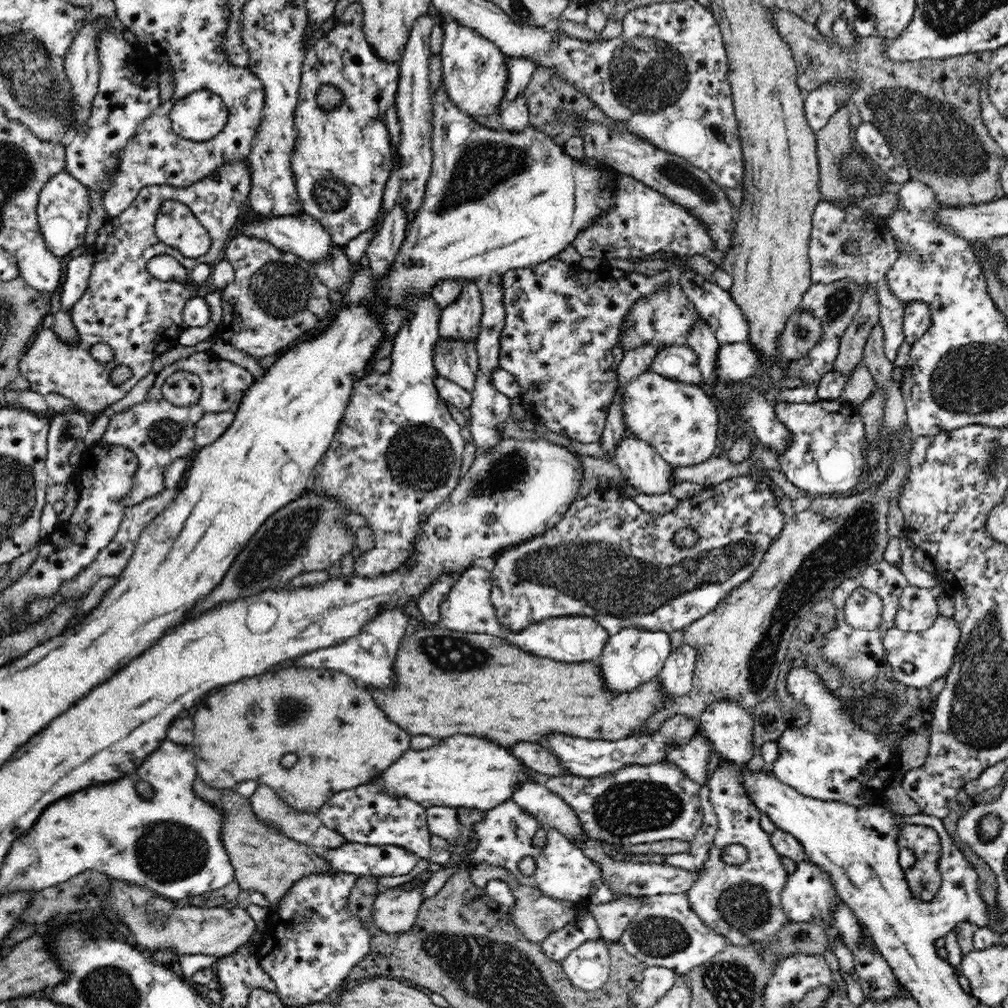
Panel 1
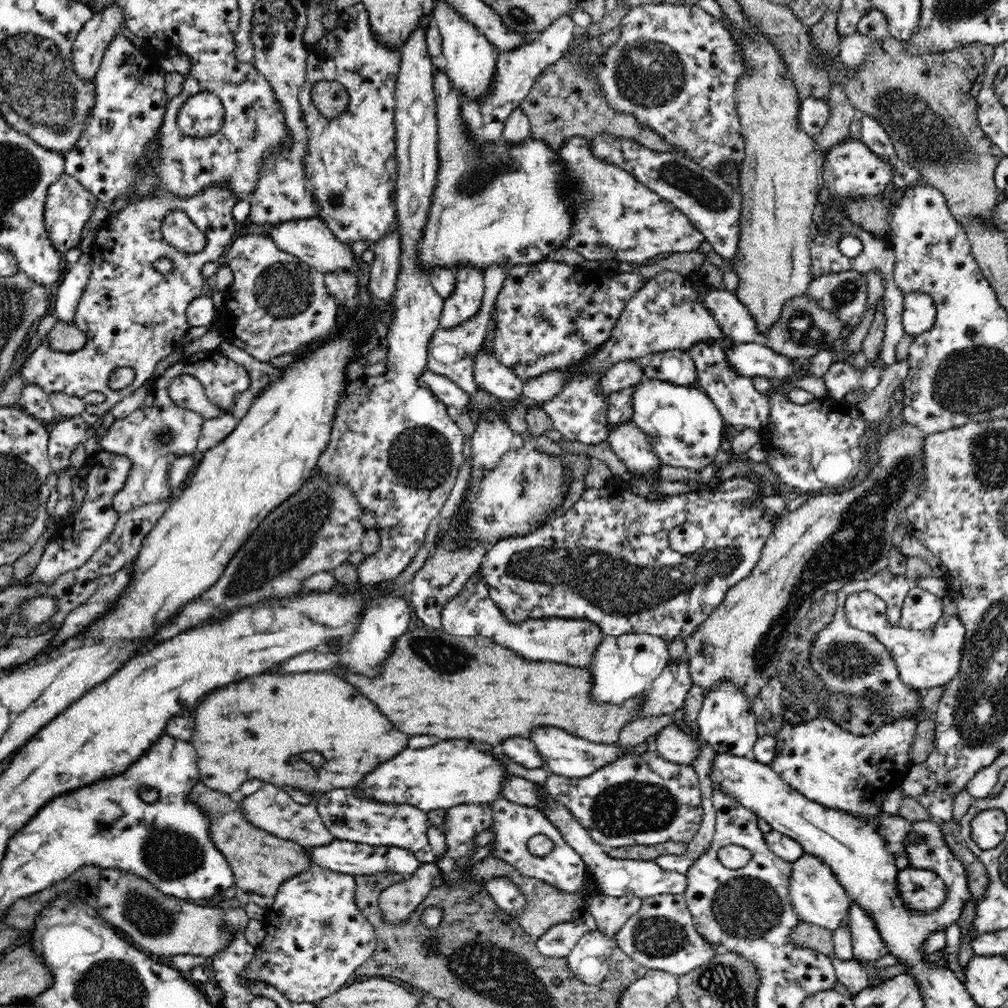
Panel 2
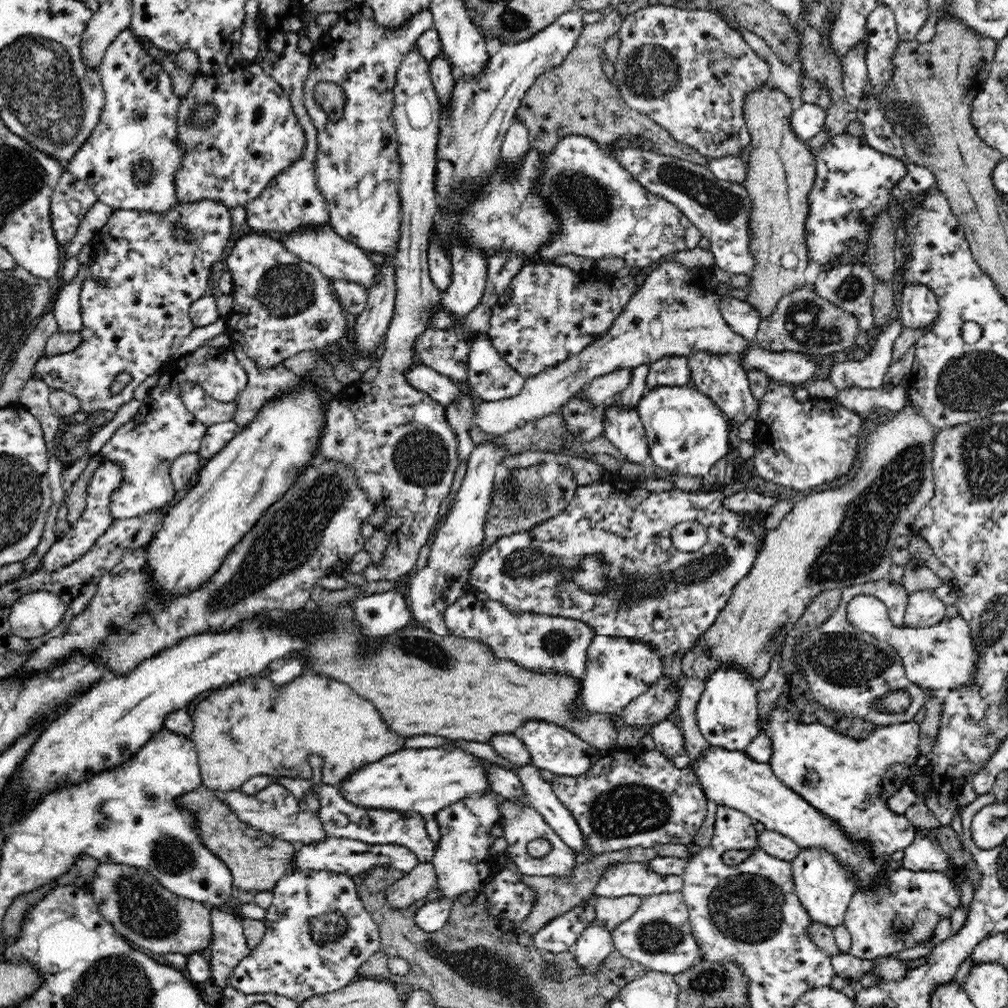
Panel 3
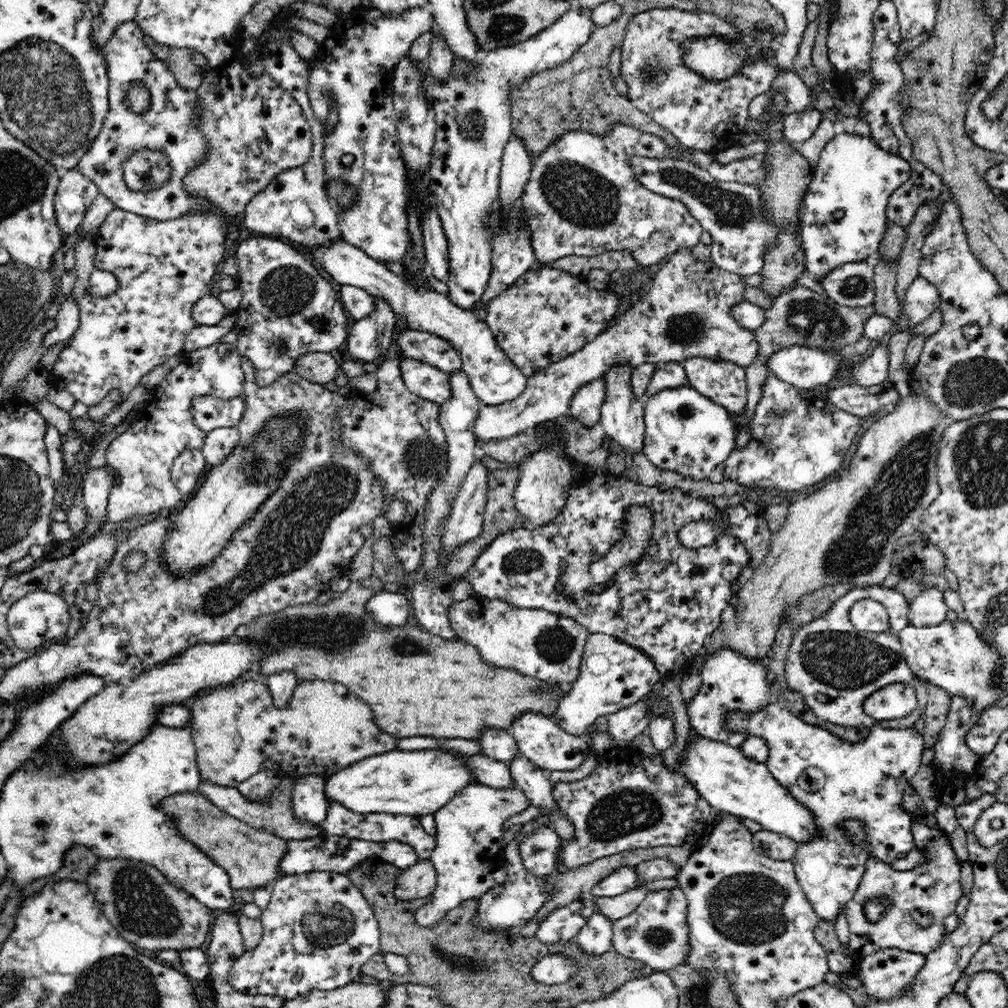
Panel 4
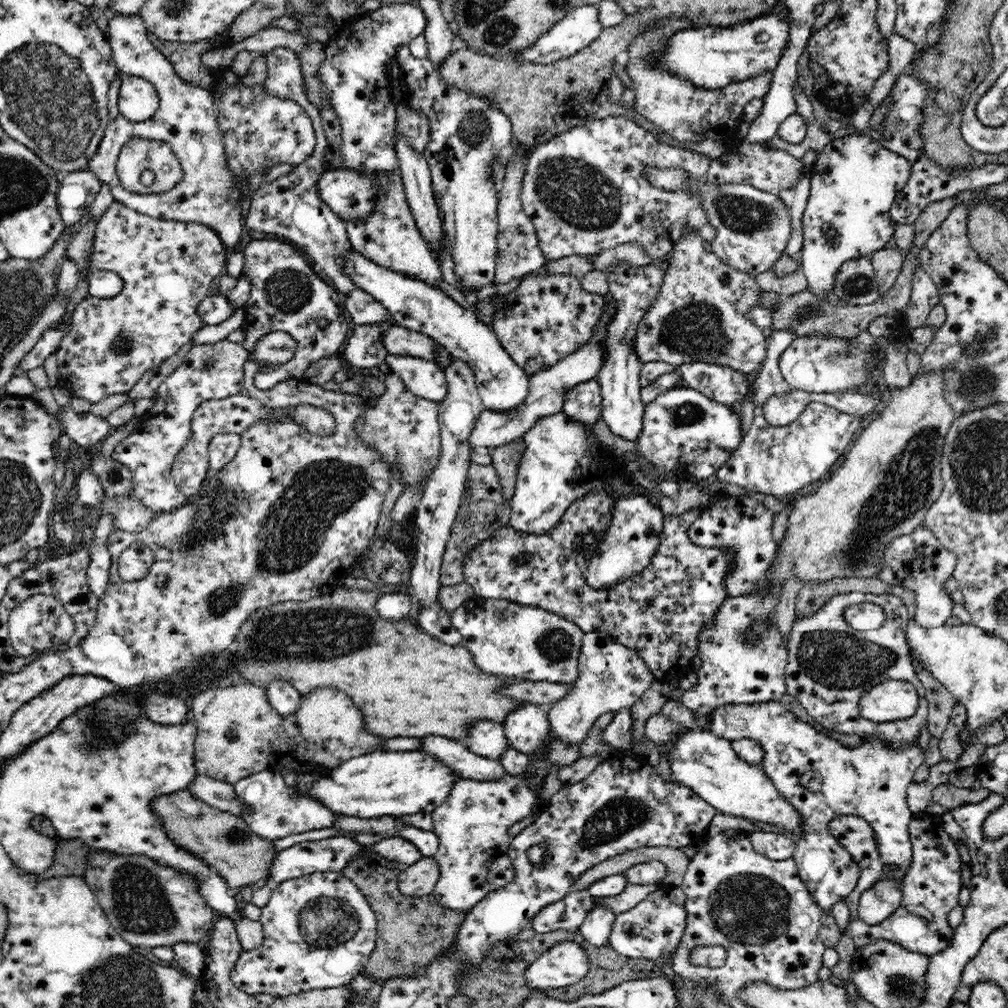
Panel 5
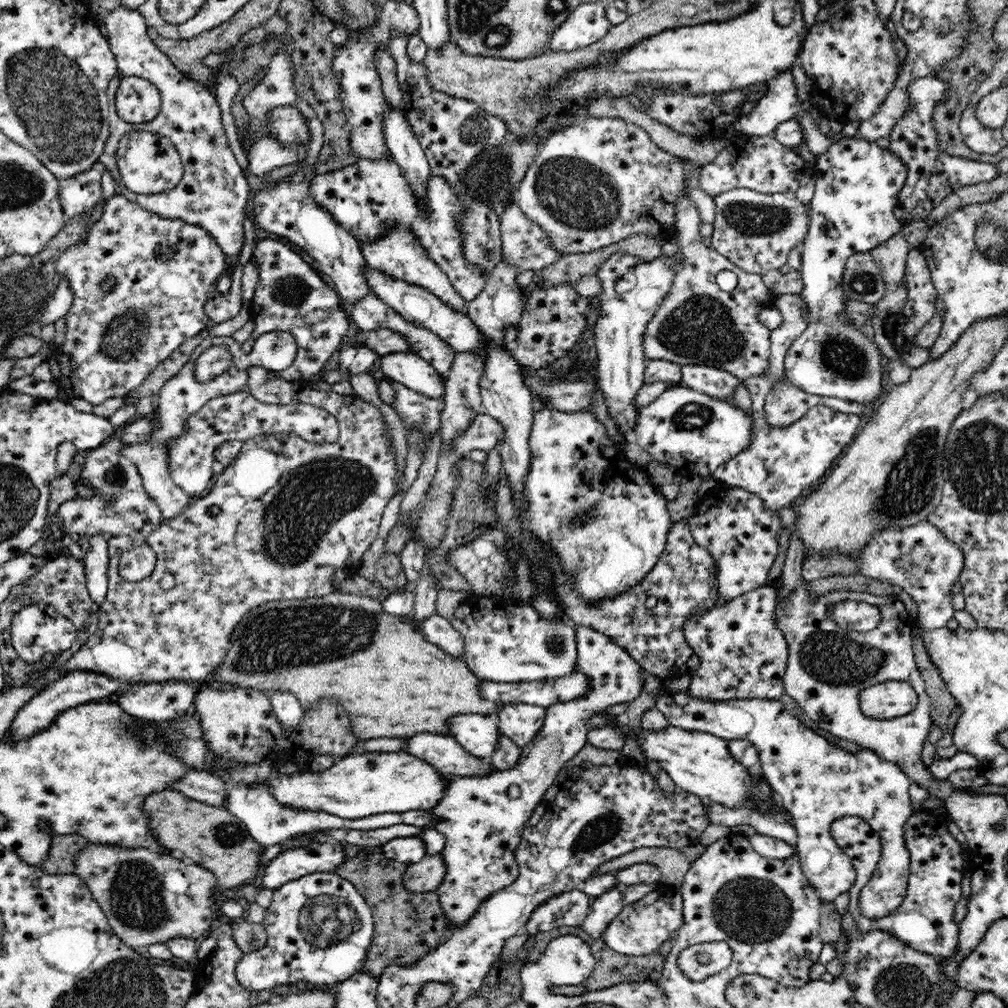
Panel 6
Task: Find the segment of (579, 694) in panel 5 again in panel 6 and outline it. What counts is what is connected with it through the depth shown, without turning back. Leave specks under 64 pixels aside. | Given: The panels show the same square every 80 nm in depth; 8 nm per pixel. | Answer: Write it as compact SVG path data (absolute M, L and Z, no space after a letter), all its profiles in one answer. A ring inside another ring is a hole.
M574 625L577 642L577 670L586 674L590 687L580 698L568 702L559 702L545 708L545 719L539 733L535 734L530 745L521 748L518 762L507 771L496 771L487 777L459 777L451 781L446 788L444 798L431 810L433 818L437 819L435 829L444 835L444 850L442 858L446 866L444 881L434 892L439 898L440 907L452 930L460 928L468 922L479 910L479 907L492 894L511 886L519 878L520 868L516 863L516 849L520 844L523 830L534 809L542 802L546 790L553 786L562 766L572 760L587 743L586 735L589 728L589 718L598 711L606 710L613 704L629 703L640 696L645 683L646 672L628 654L628 651L618 646L607 634L602 634L588 626ZM510 786L518 786L518 798L508 794Z

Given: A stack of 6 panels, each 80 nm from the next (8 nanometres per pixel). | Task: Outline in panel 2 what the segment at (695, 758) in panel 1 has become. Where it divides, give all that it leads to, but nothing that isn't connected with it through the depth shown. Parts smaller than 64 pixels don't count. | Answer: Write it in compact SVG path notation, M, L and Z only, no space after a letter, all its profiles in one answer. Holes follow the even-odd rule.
M670 723L656 734L657 751L664 760L693 767L700 739Z

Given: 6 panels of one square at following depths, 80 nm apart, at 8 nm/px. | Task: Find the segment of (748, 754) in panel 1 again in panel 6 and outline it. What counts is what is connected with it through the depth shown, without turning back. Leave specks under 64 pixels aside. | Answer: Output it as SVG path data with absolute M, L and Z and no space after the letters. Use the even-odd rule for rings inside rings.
M767 584L762 588L738 595L734 600L712 608L710 611L694 614L683 624L683 635L691 646L693 654L700 660L700 668L691 677L686 693L700 699L714 701L761 698L779 699L785 693L783 677L787 668L789 648L782 631L776 626L775 612L778 600L775 585Z

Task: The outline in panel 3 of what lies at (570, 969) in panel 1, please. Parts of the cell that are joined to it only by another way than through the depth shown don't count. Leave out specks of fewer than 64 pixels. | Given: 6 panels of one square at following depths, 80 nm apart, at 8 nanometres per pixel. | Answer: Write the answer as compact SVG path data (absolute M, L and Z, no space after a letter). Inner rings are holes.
M596 920L587 927L575 943L573 953L586 973L595 973L601 967L601 962L615 951L613 934Z

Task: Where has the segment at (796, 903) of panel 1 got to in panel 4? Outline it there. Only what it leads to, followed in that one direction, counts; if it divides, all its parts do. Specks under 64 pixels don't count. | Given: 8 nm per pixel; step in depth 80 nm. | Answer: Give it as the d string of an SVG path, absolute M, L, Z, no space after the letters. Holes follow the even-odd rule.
M778 702L767 704L757 713L729 712L723 718L723 725L728 730L747 732L752 736L764 738L769 746L769 758L765 762L772 776L800 803L812 813L817 826L817 834L811 841L798 843L796 854L791 861L795 876L804 890L805 898L811 903L819 919L835 922L845 905L858 890L865 862L868 858L878 857L890 866L900 854L907 854L915 847L911 831L913 823L910 811L902 807L902 796L910 779L922 765L920 759L925 746L922 735L913 728L892 730L875 724L871 733L862 742L846 742L834 736L829 730L802 721L794 713L784 709ZM856 819L864 822L868 829L862 844L853 844L840 822Z

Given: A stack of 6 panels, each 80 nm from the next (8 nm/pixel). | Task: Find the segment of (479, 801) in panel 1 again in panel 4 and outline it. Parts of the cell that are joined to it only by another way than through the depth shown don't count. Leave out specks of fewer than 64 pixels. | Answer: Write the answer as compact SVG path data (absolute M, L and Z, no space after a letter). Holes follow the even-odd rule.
M414 750L376 754L353 762L325 779L324 794L358 814L406 814L419 817L434 814L454 798L459 790L476 782L461 755L440 750Z

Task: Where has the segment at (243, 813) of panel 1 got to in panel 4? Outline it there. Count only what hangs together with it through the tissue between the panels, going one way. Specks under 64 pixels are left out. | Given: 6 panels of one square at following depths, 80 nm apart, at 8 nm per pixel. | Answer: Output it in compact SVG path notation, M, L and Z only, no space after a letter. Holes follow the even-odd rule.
M196 789L184 790L163 798L159 807L175 820L182 838L189 840L218 866L224 868L235 893L243 888L264 888L268 883L280 878L280 861L288 850L287 840L230 816Z

